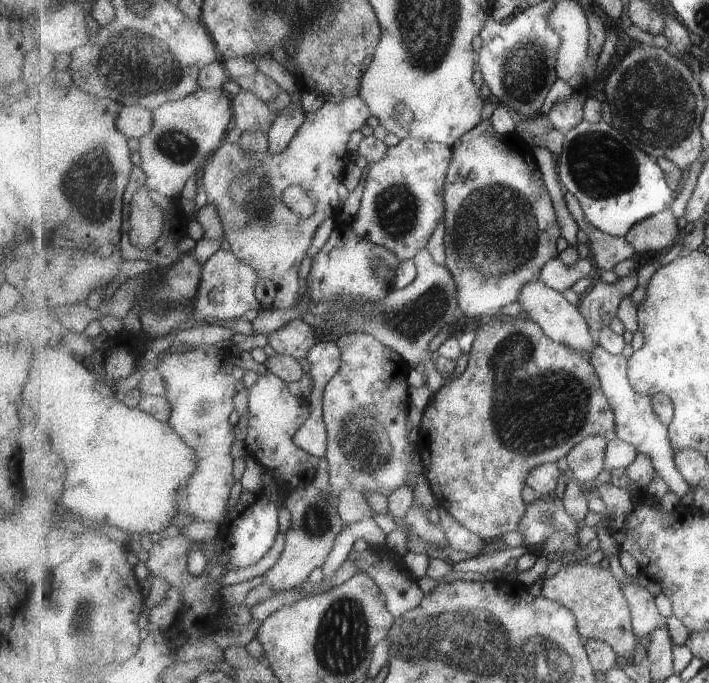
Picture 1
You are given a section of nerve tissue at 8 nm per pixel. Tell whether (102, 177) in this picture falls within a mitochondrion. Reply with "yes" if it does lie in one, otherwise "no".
yes

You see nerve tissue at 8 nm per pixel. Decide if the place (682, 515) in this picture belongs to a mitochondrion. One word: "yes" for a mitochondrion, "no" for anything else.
no

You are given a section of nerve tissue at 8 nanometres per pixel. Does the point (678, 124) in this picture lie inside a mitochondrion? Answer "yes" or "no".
yes

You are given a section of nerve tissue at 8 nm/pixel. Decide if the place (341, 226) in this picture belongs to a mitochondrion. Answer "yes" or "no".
no

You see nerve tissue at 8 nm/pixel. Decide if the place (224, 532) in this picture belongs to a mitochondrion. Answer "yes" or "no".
no

